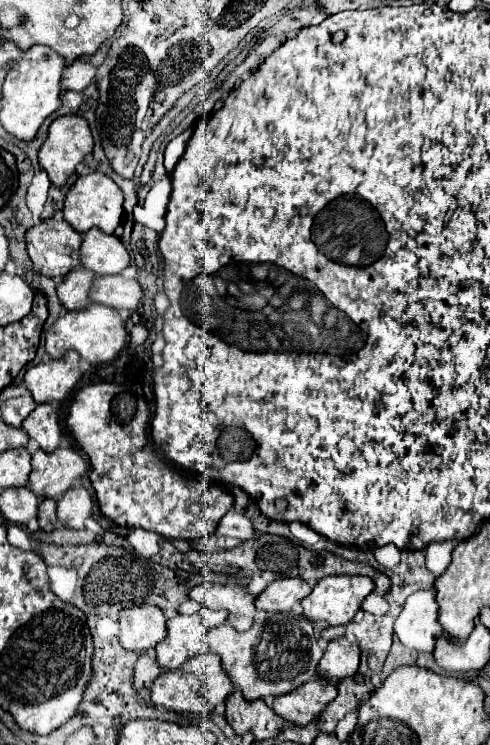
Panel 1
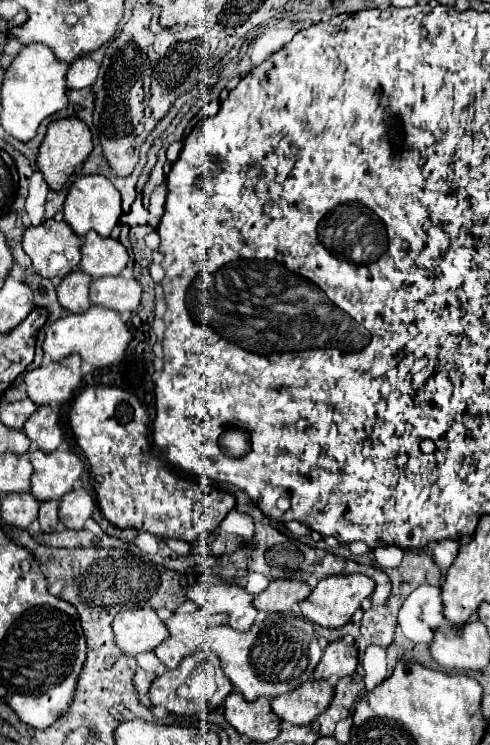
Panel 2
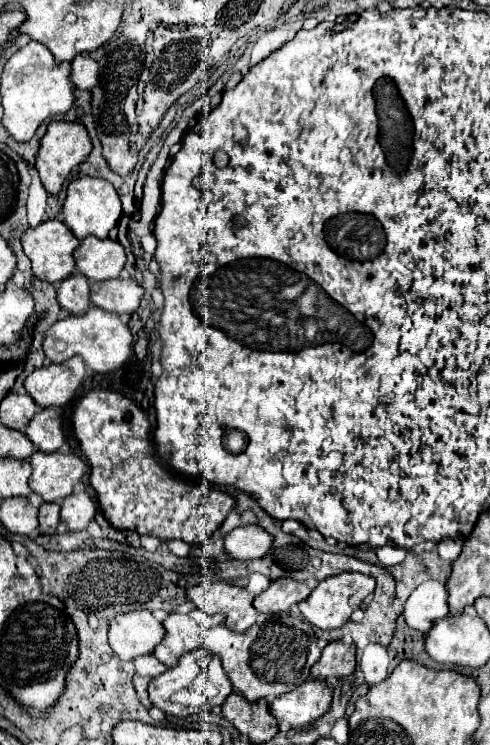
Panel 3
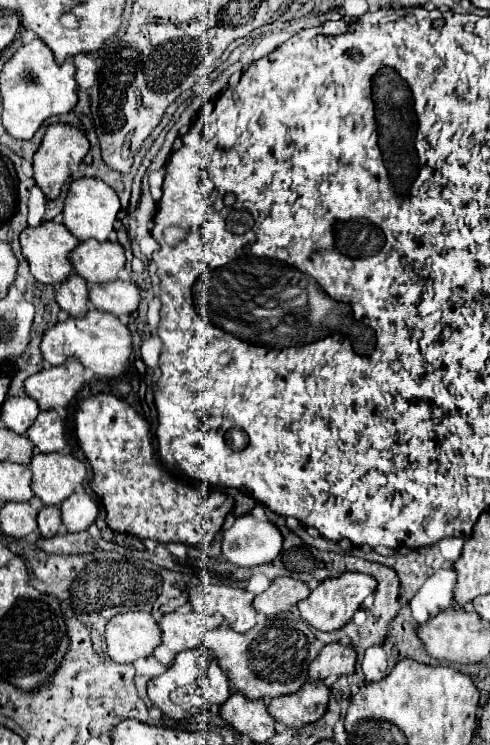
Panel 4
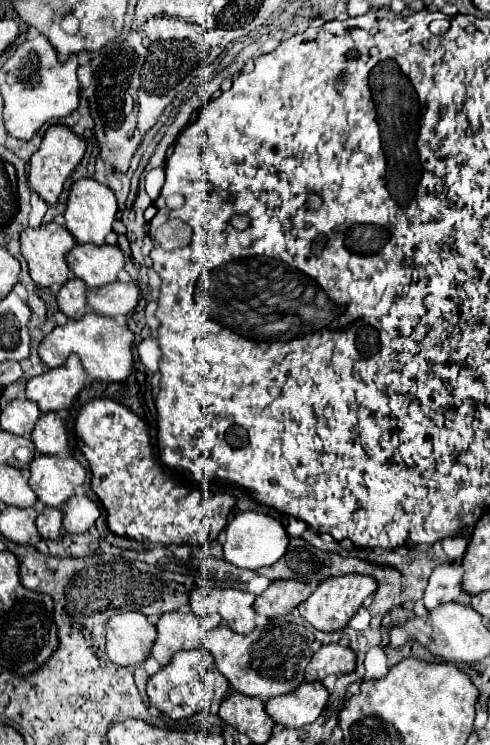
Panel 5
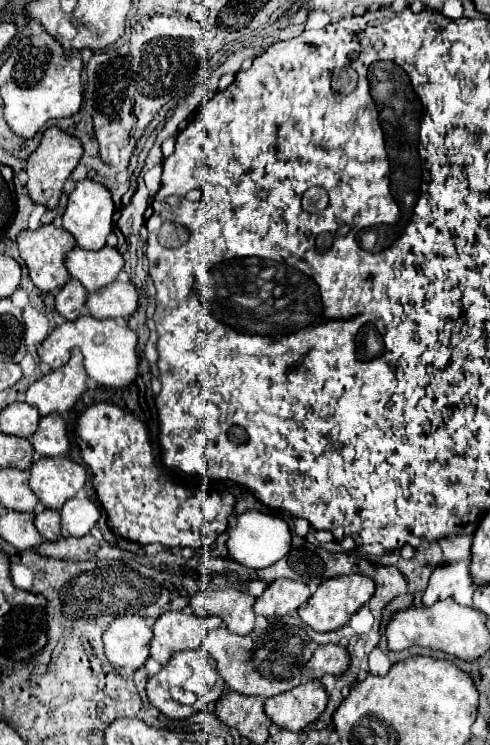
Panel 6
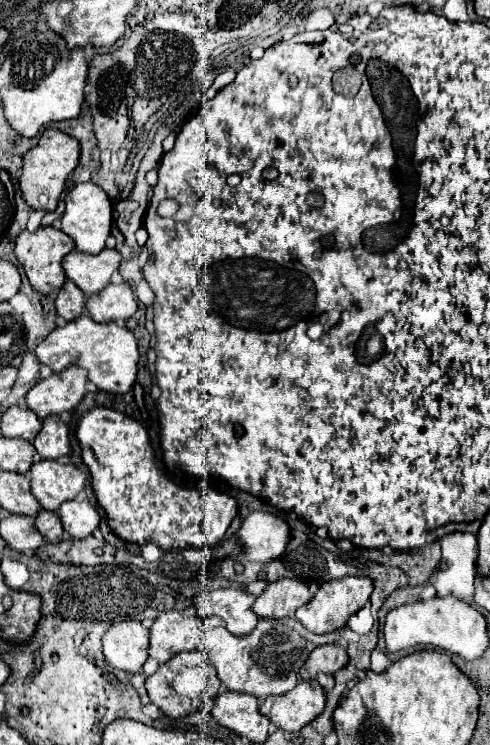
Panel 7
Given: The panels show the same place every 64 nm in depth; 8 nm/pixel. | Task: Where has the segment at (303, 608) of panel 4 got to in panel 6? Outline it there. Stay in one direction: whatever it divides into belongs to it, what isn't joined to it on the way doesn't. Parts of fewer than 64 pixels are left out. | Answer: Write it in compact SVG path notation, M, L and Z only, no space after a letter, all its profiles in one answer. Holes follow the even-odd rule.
M350 574L350 576L338 576L324 580L318 590L310 596L306 604L298 608L298 616L306 626L310 626L316 632L332 632L342 628L354 612L358 612L374 594L374 580L360 576L360 574Z

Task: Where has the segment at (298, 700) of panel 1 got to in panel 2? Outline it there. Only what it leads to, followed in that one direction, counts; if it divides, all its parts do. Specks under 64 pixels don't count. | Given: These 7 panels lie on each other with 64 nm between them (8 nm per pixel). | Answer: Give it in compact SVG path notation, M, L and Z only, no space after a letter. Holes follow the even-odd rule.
M308 680L300 688L286 692L284 696L276 696L272 700L272 712L284 722L308 726L330 706L332 698L334 688L328 682Z

